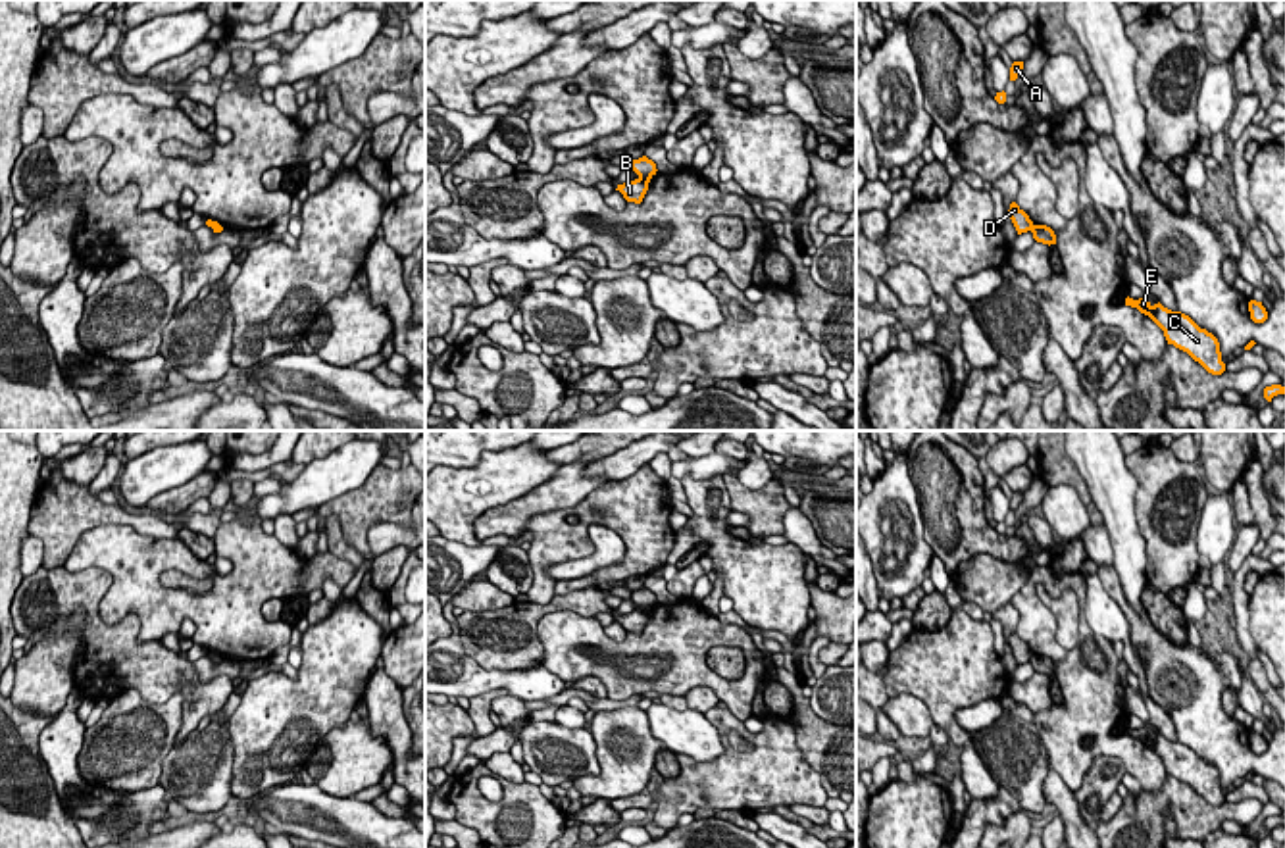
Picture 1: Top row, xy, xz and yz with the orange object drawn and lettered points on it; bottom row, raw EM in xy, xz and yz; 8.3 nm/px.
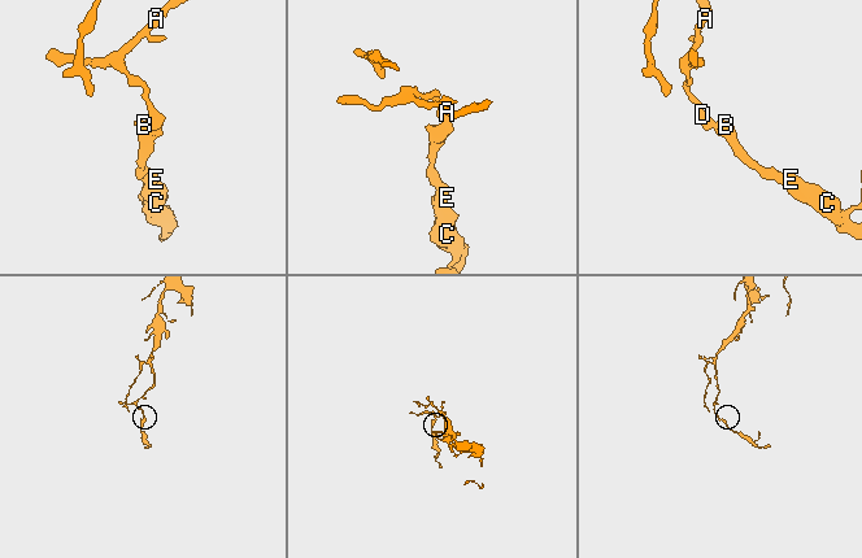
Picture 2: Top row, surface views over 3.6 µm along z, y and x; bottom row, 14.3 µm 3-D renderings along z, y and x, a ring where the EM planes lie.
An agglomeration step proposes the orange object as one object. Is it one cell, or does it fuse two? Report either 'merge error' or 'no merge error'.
merge error

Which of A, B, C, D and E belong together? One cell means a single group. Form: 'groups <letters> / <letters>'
groups A D / B C E

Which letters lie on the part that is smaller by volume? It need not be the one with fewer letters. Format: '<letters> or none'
B, C, E

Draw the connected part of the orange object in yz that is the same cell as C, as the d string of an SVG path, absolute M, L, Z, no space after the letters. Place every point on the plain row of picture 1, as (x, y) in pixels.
M1146 725L1139 731L1127 727L1125 736L1148 746L1164 761L1168 775L1187 783L1208 804L1222 806L1225 802L1218 769L1206 760L1200 760L1189 746L1172 742L1160 733L1152 736Z

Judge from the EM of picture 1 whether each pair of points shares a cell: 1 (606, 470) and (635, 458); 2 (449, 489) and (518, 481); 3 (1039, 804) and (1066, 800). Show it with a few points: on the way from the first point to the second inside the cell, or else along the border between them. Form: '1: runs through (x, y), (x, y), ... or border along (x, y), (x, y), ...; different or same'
1: runs through (614, 468), (628, 460); same
2: runs through (466, 489), (479, 489), (501, 481); same
3: border along (1049, 764), (1043, 785), (1047, 808); different

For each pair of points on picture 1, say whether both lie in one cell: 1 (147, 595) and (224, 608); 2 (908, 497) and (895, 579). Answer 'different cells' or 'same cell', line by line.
1: same cell
2: same cell

